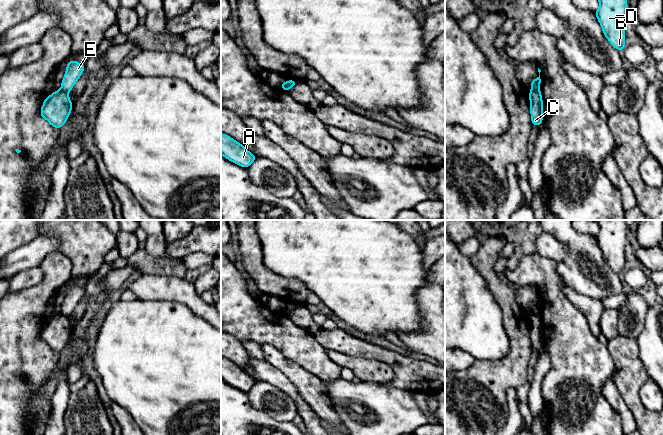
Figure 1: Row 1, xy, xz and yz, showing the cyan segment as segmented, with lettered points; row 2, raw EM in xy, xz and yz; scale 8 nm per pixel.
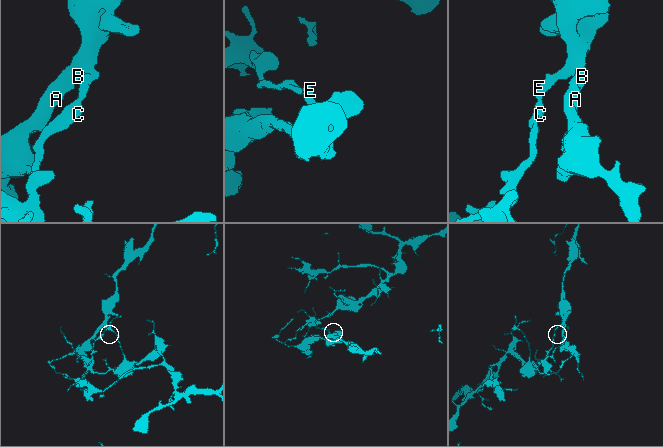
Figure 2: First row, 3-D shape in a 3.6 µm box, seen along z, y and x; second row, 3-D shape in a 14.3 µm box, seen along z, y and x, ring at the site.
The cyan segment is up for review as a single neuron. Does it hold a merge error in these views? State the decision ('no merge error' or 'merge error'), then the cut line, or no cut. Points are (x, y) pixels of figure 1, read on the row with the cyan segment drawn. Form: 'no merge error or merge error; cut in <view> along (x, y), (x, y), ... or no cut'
merge error; cut in yz along (531, 89), (539, 90)

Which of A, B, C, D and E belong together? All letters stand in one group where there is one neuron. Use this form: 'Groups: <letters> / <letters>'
Groups: A B D E / C

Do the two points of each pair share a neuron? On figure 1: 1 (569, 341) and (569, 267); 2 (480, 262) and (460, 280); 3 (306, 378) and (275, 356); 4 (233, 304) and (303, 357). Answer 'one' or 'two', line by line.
1: two
2: two
3: one
4: one

